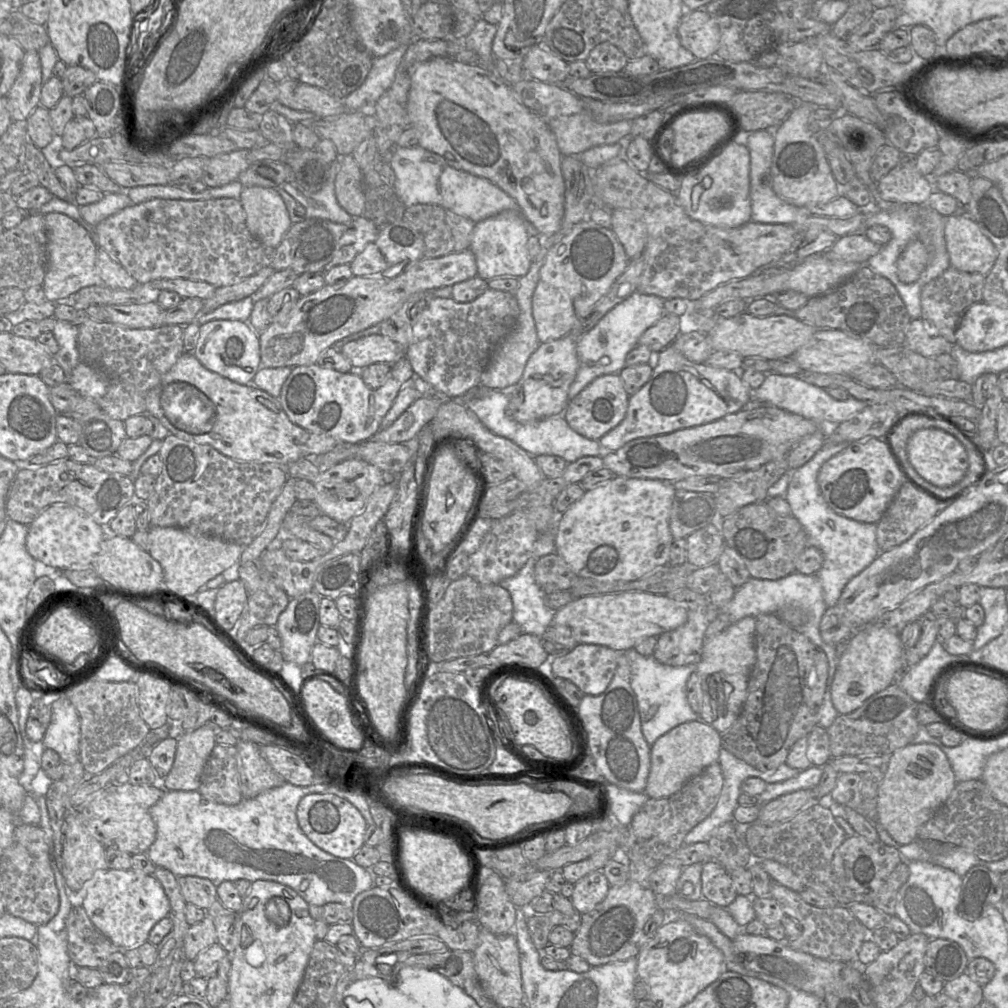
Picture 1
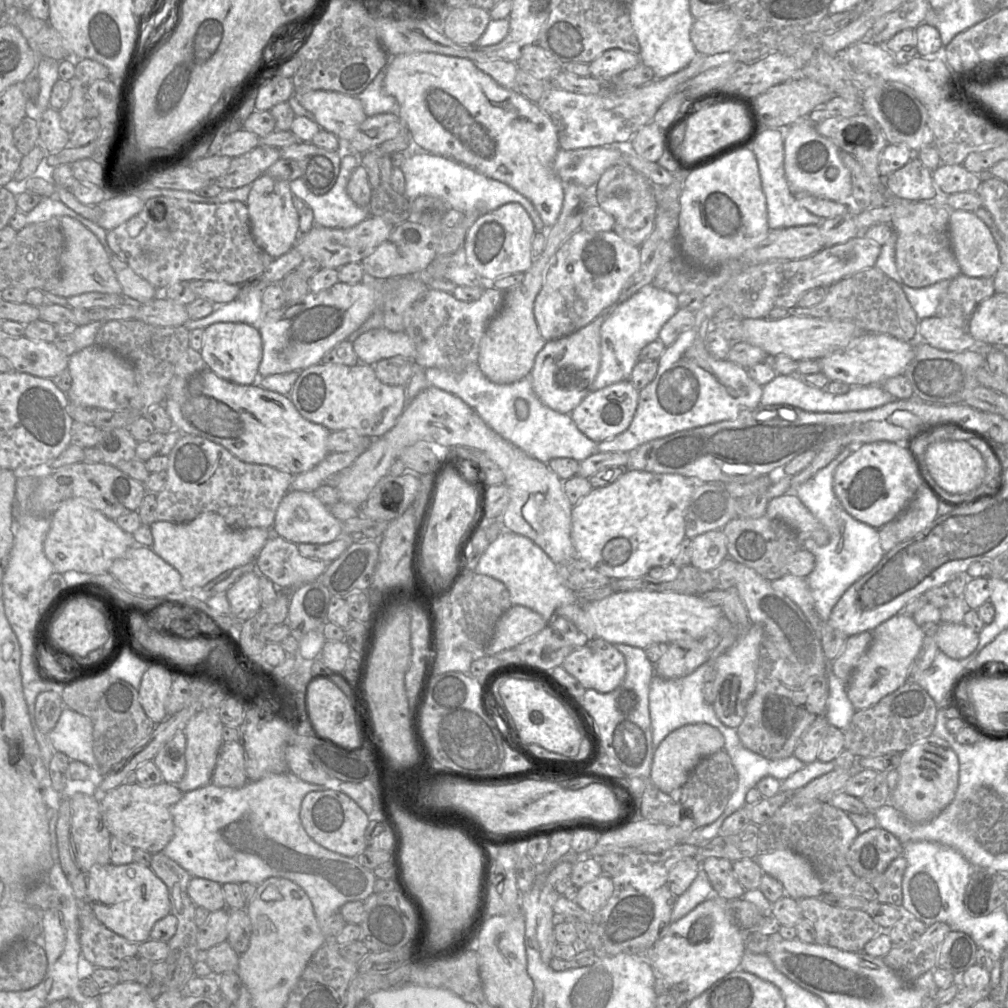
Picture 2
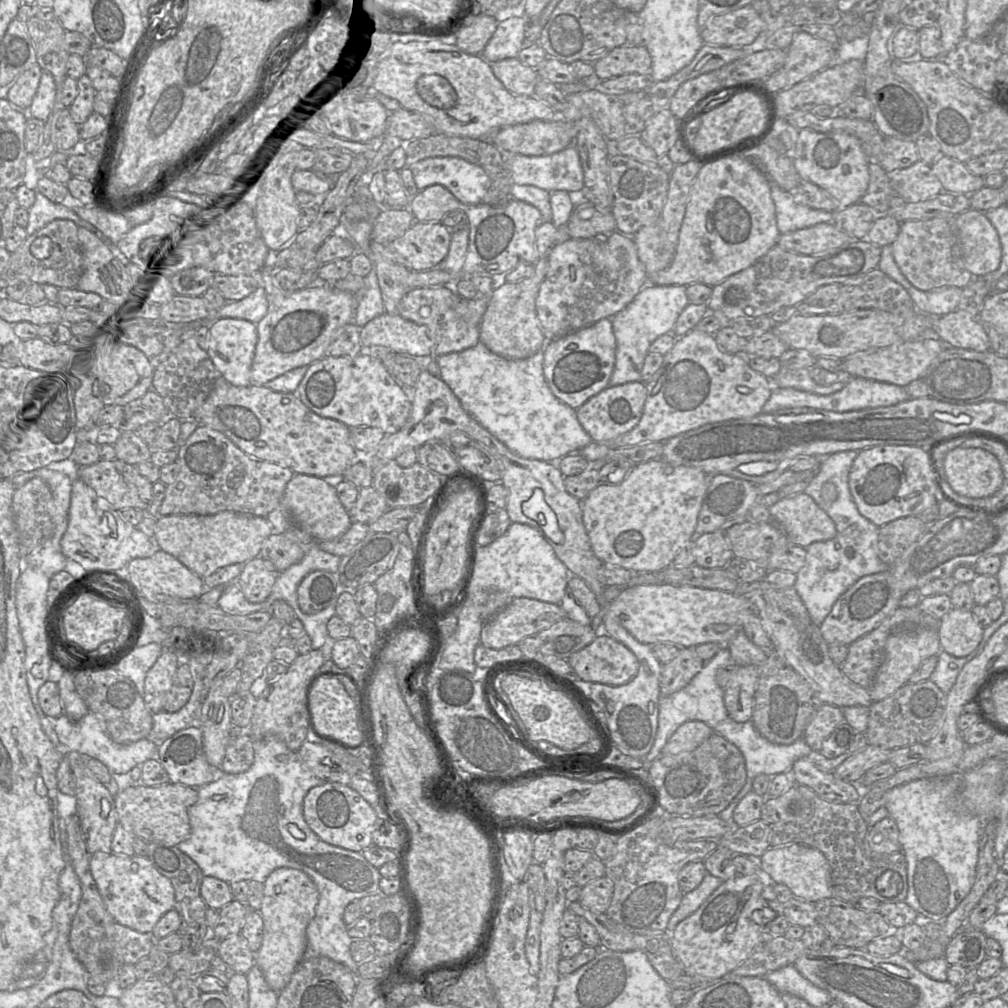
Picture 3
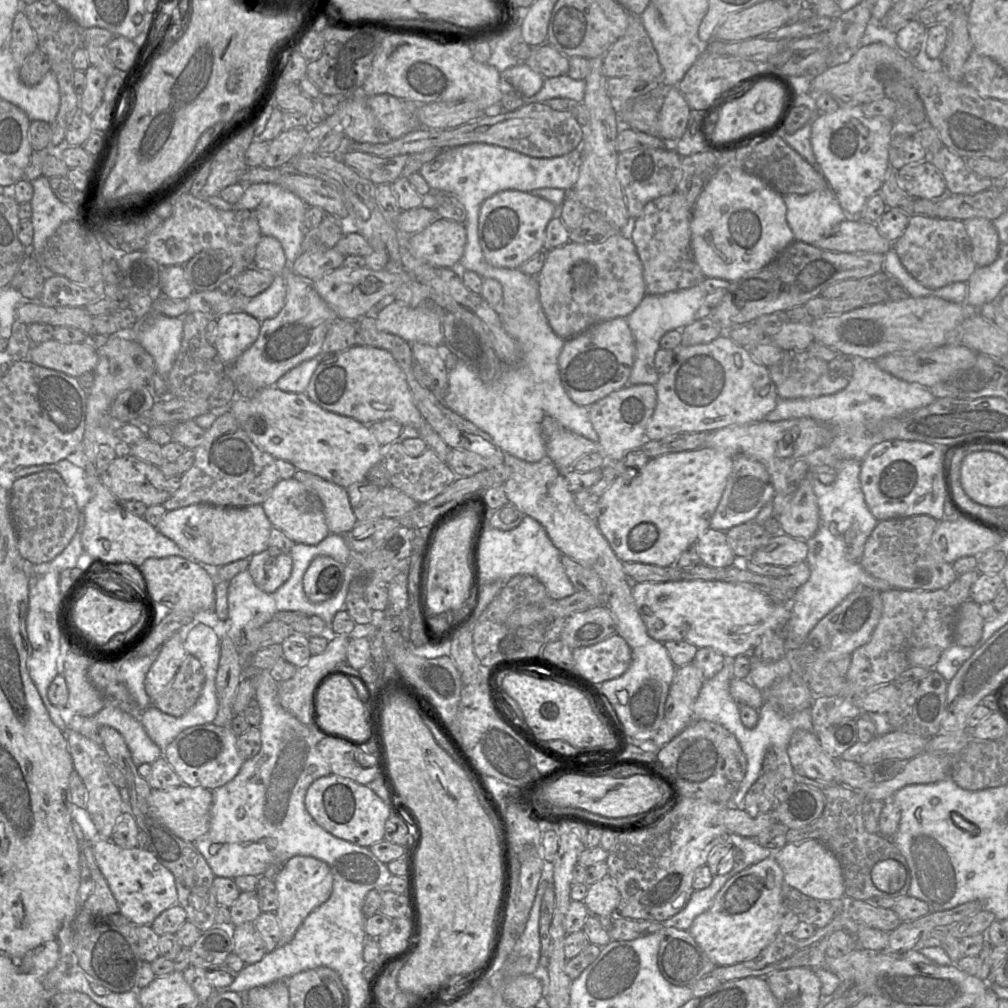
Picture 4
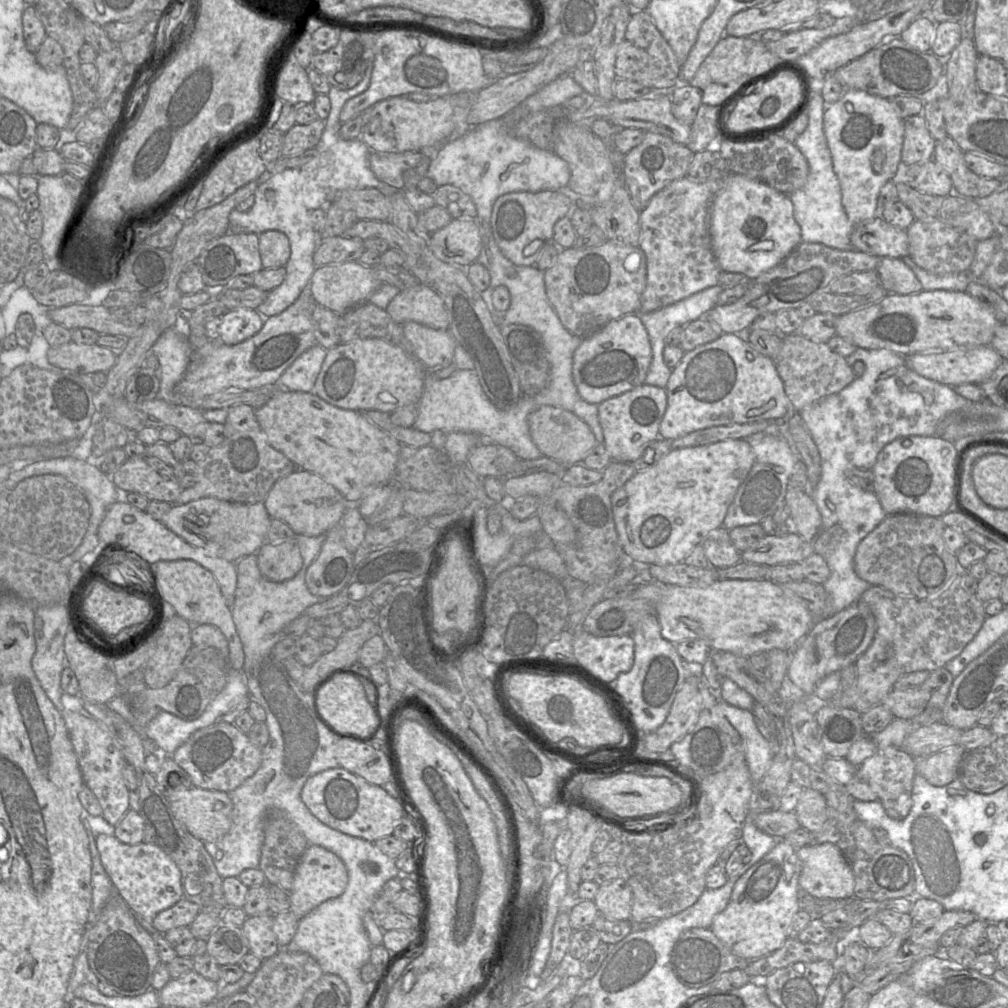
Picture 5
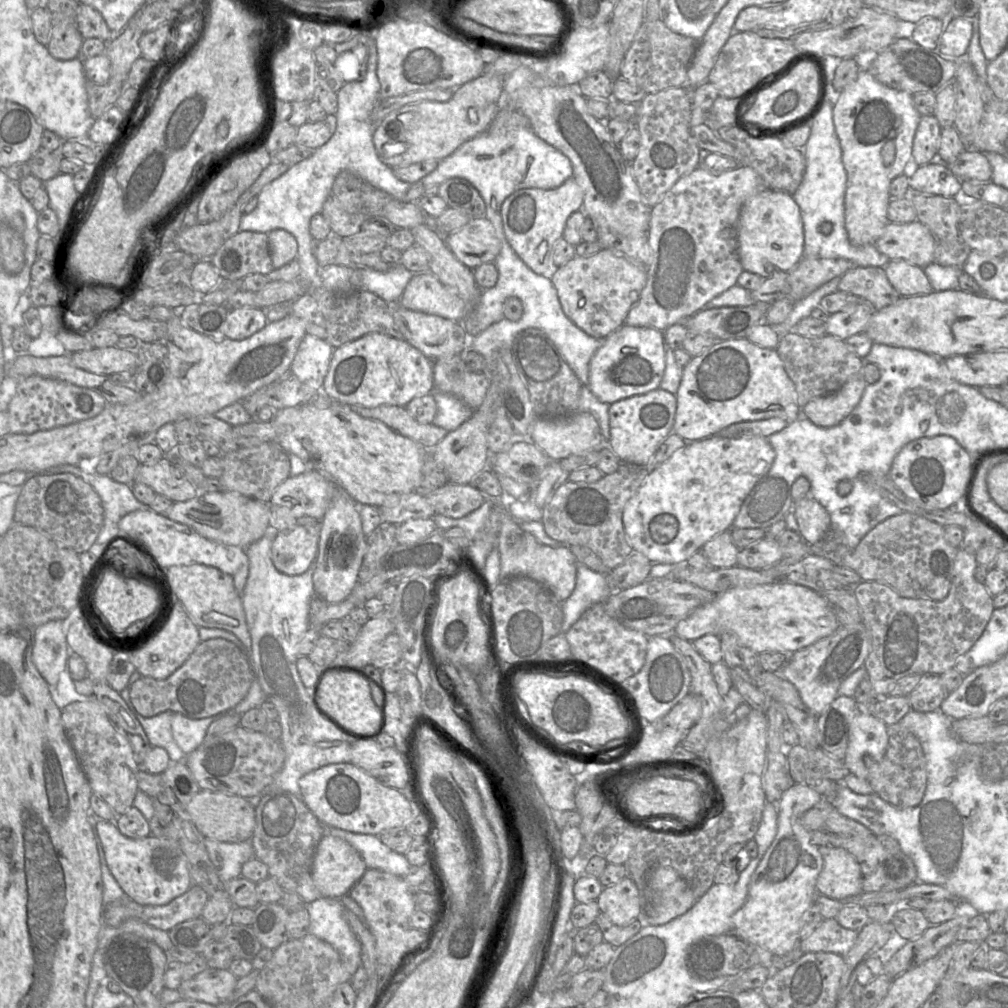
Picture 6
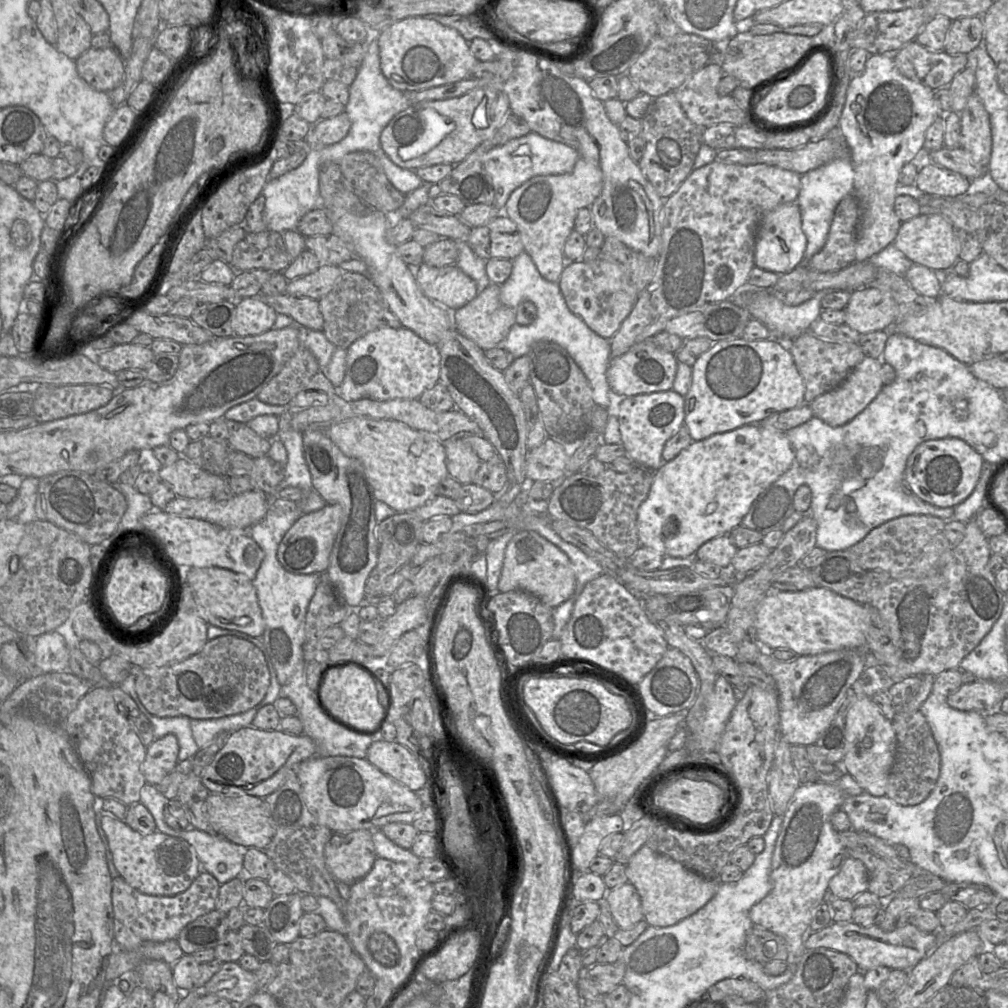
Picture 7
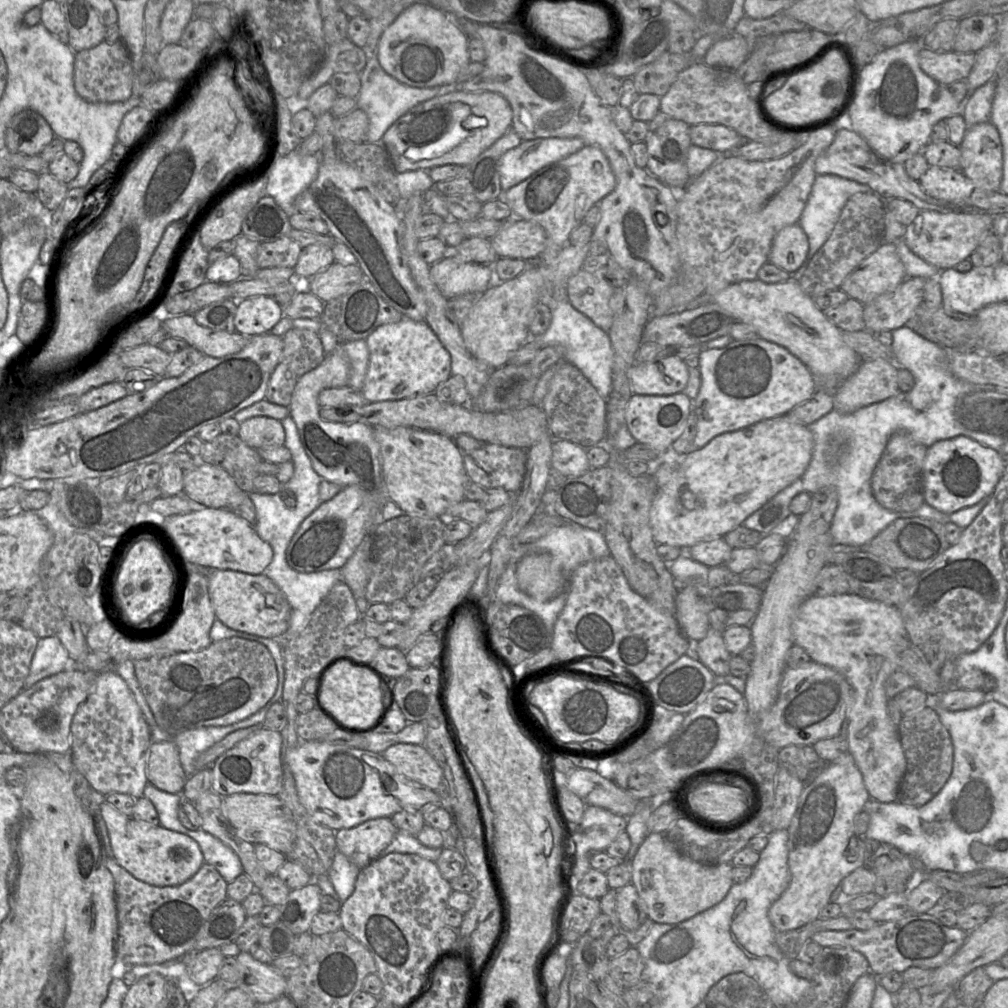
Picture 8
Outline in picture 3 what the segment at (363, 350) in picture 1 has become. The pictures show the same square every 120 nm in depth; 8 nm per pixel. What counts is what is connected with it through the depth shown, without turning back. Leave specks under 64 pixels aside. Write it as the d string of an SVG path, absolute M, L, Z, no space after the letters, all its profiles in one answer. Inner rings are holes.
M384 313L372 319L361 328L360 340L364 348L380 345L402 355L433 356L428 328L399 314Z

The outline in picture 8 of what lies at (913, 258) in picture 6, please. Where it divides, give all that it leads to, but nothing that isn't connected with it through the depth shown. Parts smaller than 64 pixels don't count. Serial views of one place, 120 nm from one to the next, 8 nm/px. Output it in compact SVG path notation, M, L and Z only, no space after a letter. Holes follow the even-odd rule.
M923 210L906 226L902 239L914 254L945 270L970 257L983 237L992 231L992 222L993 216L989 214Z

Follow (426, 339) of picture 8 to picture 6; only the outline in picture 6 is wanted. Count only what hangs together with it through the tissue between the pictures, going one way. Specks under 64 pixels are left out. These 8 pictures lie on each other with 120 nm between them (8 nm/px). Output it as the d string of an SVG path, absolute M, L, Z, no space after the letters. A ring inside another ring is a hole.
M369 333L334 349L328 373L324 379L322 393L349 406L405 407L412 399L434 391L433 361L406 340L399 340L381 333Z

